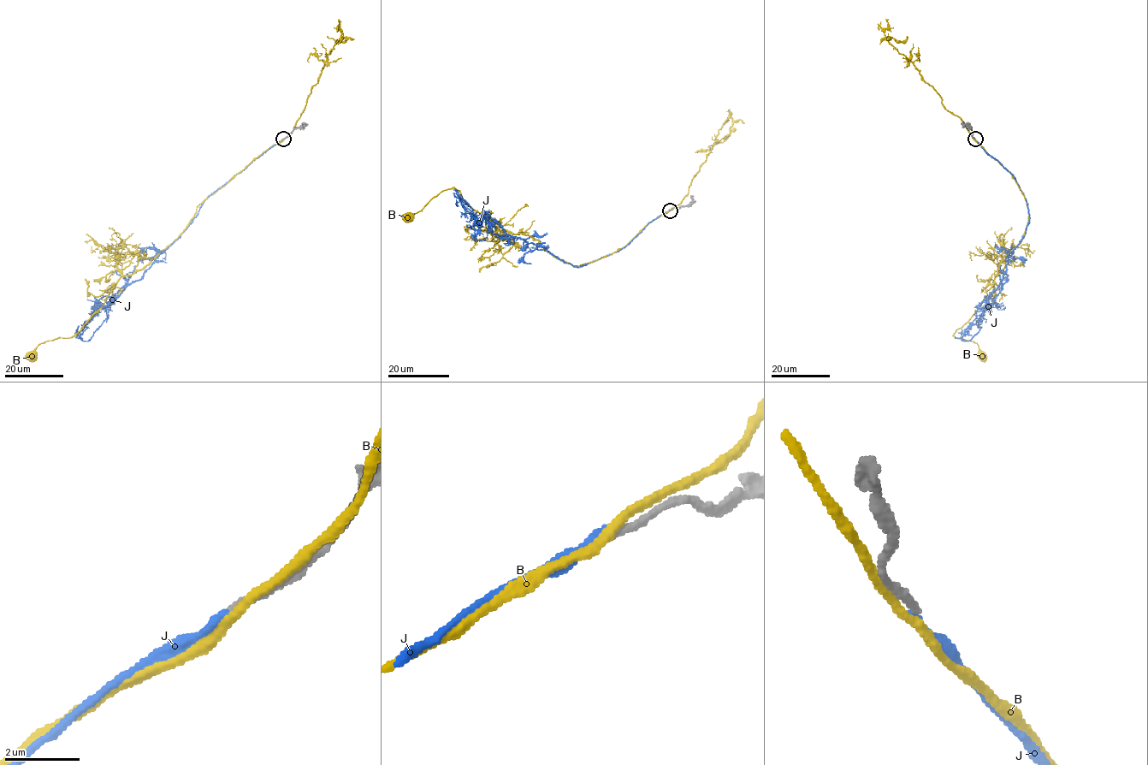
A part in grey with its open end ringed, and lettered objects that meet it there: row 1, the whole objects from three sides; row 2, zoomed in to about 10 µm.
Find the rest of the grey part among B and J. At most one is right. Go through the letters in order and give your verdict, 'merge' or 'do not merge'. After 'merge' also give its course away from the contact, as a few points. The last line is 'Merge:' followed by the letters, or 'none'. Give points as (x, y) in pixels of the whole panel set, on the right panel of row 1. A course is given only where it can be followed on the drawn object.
B: do not merge
J: do not merge
Merge: none

